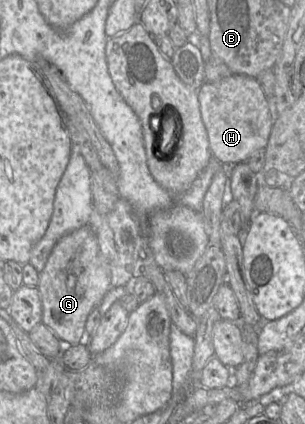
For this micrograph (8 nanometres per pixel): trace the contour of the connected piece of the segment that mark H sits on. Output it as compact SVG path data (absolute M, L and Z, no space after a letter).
M231 75L216 82L204 82L198 89L198 100L211 153L222 164L246 162L253 152L265 149L274 121L257 78Z

